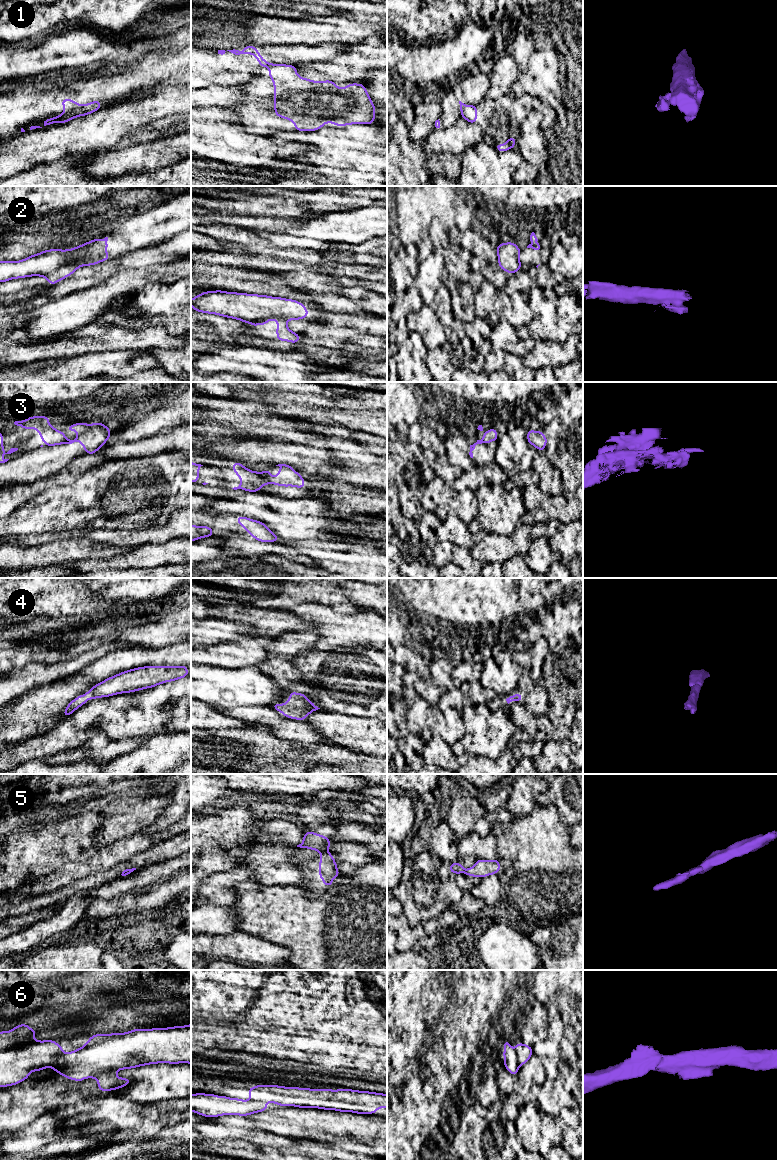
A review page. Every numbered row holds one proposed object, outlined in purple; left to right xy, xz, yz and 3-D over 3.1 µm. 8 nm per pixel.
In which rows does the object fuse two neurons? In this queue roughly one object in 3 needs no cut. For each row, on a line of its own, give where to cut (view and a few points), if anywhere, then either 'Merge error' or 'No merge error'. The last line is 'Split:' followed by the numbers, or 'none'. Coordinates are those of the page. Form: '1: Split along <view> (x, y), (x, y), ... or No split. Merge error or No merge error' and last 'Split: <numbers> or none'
1: Split along xy (82, 105), (71, 112), (61, 115). Merge error
2: Split along xz (285, 319), (277, 317), (261, 318), (252, 323). Merge error
3: Split along xz (258, 473), (269, 483). Merge error
4: No split. No merge error
5: Split along xz (326, 851), (321, 853). Merge error
6: No split. No merge error
Split: 1, 2, 3, 5

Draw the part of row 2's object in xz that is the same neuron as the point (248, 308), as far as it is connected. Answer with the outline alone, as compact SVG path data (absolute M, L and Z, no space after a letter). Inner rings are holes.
M221 290L201 292L191 299L191 306L196 312L233 318L245 324L273 317L299 320L310 315L304 303L297 300Z

